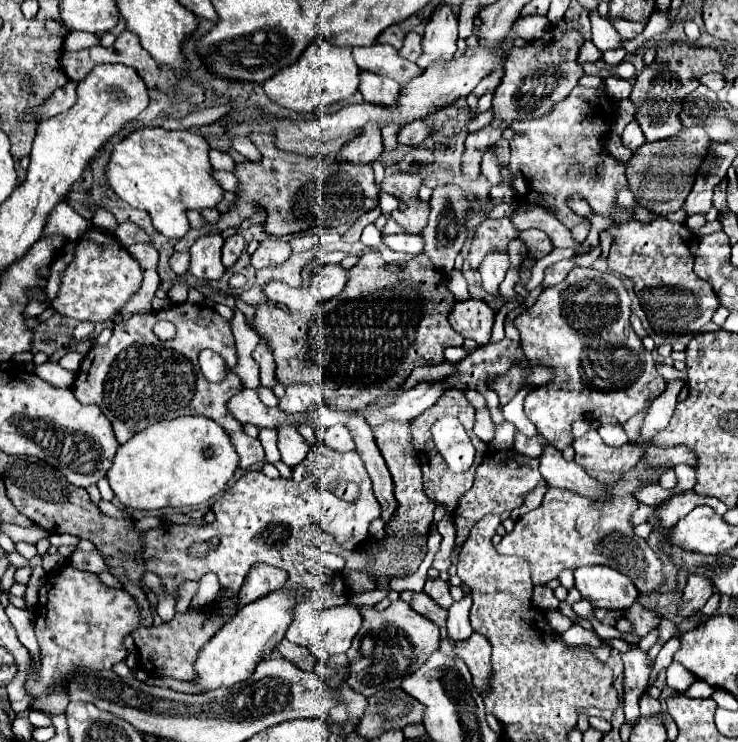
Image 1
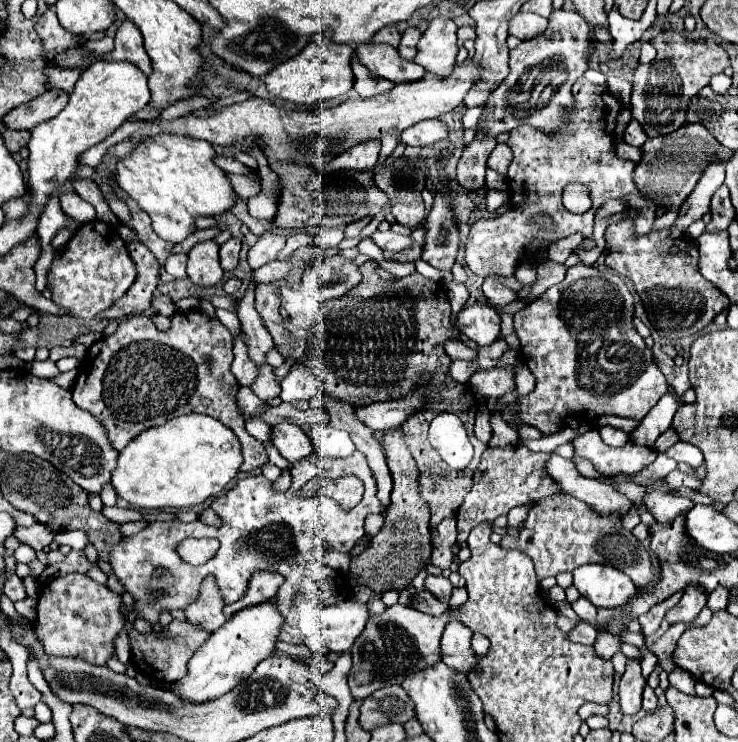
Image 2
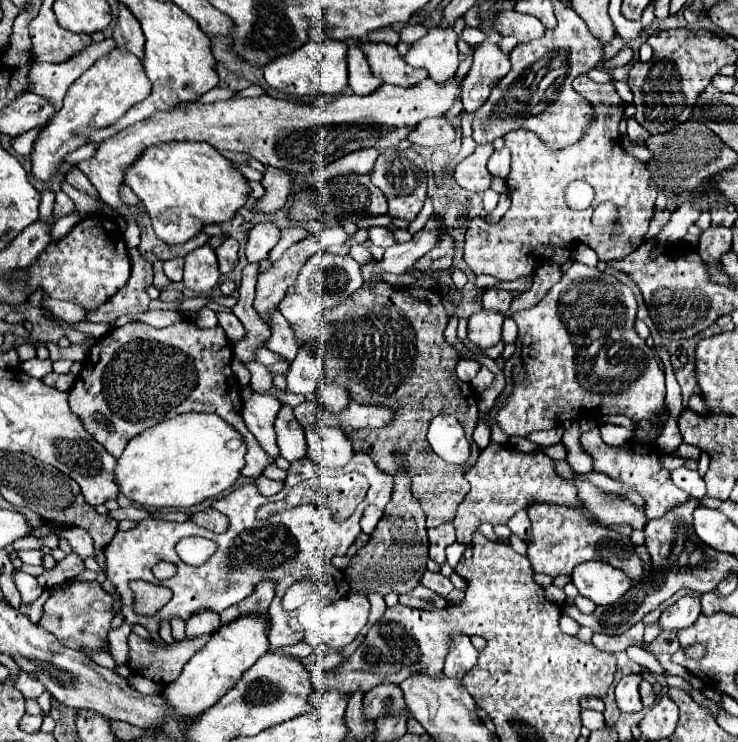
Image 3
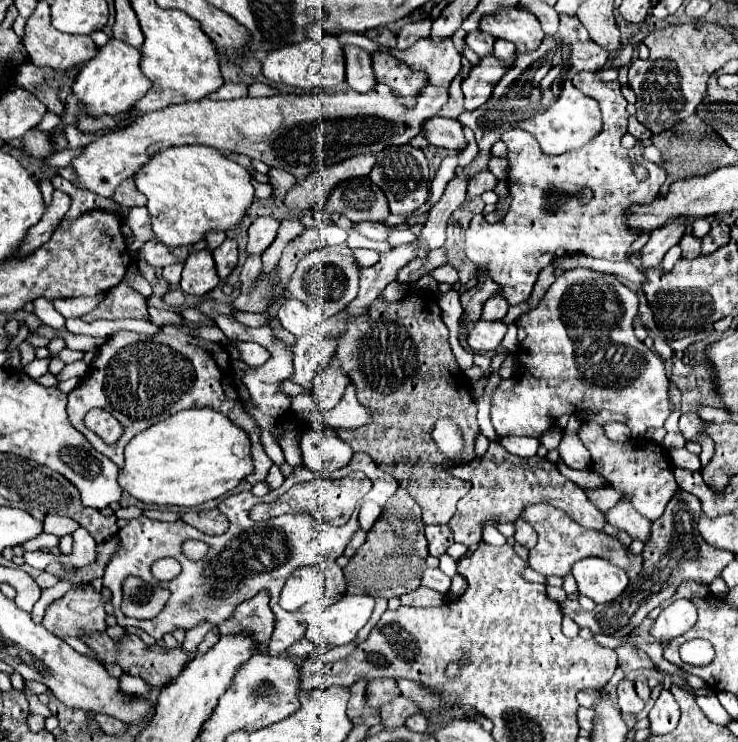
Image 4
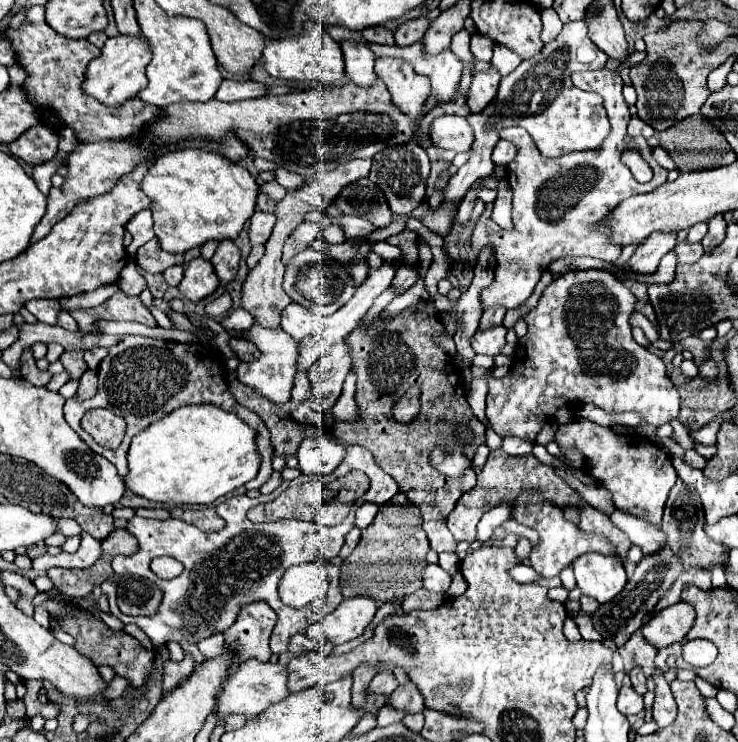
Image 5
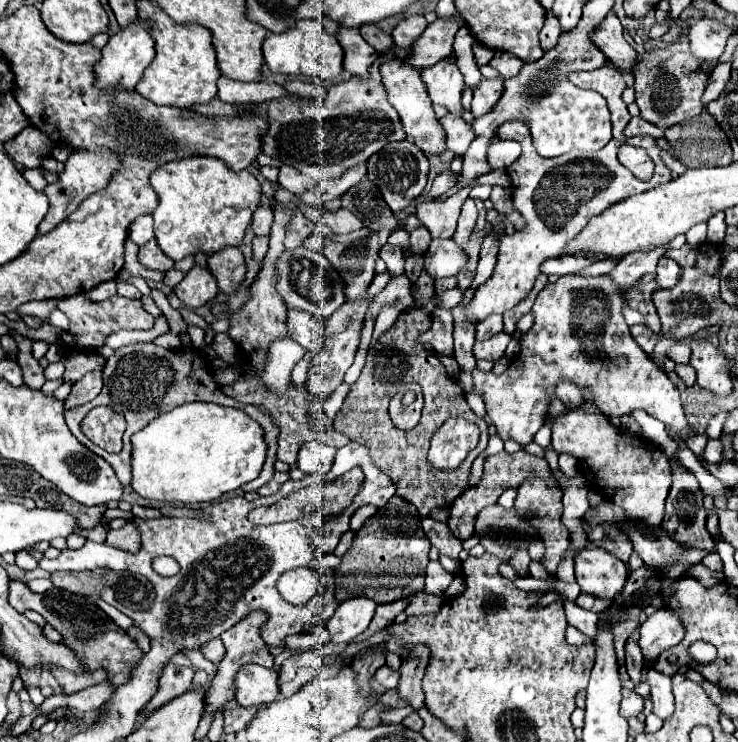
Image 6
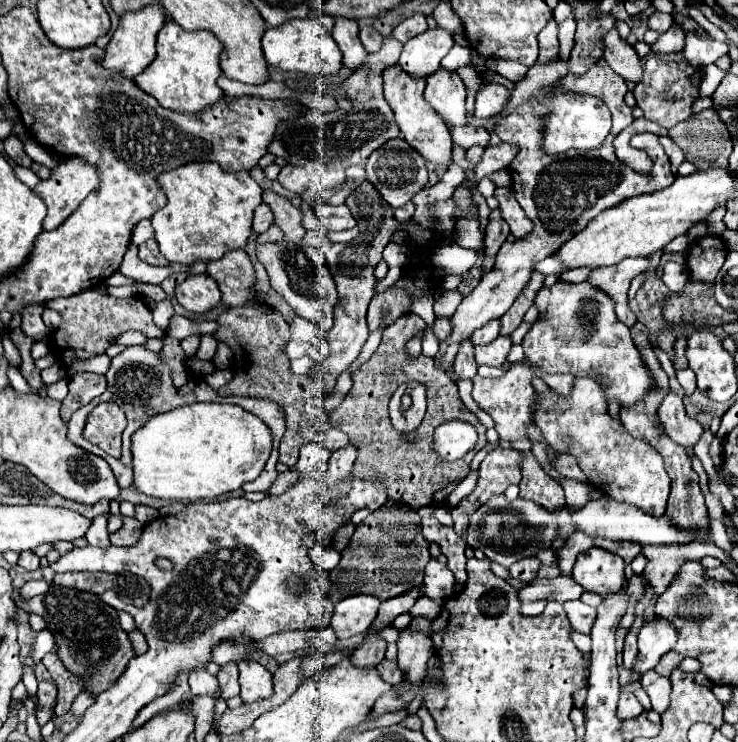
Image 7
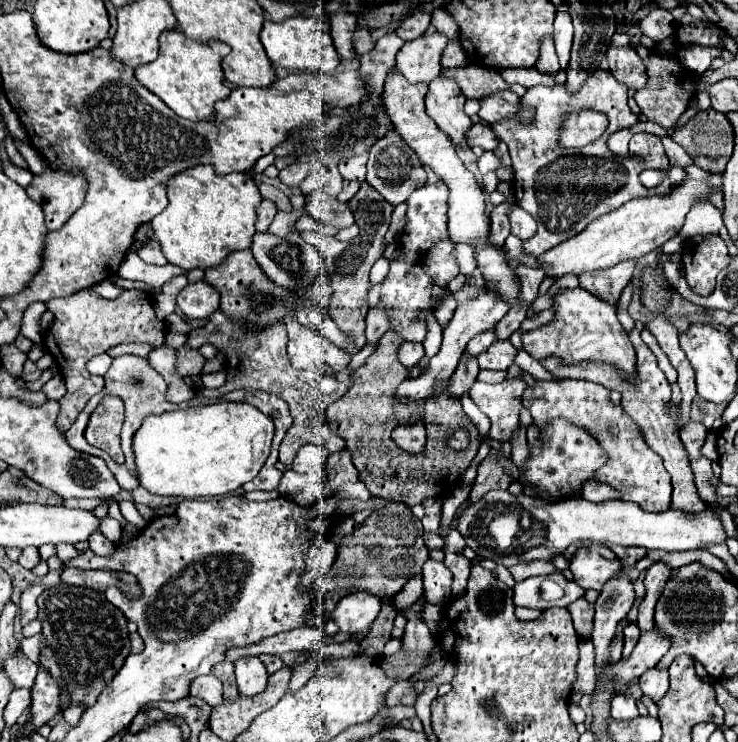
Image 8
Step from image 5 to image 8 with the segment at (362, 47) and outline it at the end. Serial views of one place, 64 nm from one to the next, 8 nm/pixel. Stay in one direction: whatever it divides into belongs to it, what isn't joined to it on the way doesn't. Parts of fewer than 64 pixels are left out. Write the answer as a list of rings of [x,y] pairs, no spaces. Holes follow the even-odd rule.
[[[336,12],[330,14],[330,28],[332,28],[332,40],[336,44],[336,50],[340,52],[340,58],[344,60],[352,60],[356,58],[356,50],[354,50],[354,32],[358,28],[356,16],[354,14],[346,14],[346,12]]]

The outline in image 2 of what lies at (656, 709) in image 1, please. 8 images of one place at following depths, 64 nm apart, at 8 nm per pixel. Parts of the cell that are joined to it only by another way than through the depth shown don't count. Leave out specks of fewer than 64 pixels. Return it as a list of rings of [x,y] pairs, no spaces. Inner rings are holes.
[[[650,686],[644,688],[644,696],[642,696],[642,710],[644,712],[654,712],[658,708],[658,698],[654,694],[654,690]]]

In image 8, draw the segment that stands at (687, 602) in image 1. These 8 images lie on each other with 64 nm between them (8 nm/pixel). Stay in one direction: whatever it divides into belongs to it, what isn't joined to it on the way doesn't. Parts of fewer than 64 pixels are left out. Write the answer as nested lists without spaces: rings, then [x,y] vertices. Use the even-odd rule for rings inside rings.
[[[658,628],[652,632],[642,632],[630,658],[622,658],[620,662],[612,664],[608,668],[608,676],[612,676],[616,682],[630,682],[640,678],[646,670],[654,668],[660,662],[660,658],[670,650],[670,644],[670,636]]]

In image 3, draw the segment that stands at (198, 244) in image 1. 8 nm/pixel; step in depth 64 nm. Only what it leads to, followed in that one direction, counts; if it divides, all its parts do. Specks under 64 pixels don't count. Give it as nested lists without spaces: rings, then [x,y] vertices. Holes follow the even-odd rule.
[[[204,244],[196,250],[192,250],[186,258],[184,264],[184,286],[196,292],[206,292],[210,290],[218,280],[220,280],[220,270],[218,270],[218,260],[214,254],[214,248]]]

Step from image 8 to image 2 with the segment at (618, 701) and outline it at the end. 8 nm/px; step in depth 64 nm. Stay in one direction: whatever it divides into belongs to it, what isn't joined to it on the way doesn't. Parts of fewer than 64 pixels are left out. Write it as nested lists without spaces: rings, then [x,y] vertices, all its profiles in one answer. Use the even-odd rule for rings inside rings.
[[[630,658],[626,664],[626,672],[620,680],[620,694],[618,694],[624,714],[636,714],[640,710],[644,686],[646,686],[646,678],[642,676],[640,660]]]

